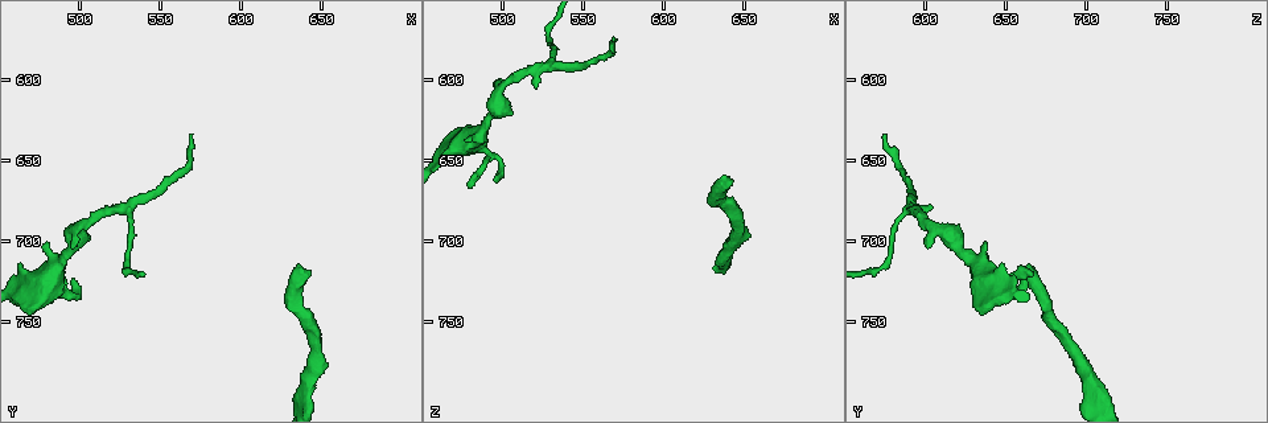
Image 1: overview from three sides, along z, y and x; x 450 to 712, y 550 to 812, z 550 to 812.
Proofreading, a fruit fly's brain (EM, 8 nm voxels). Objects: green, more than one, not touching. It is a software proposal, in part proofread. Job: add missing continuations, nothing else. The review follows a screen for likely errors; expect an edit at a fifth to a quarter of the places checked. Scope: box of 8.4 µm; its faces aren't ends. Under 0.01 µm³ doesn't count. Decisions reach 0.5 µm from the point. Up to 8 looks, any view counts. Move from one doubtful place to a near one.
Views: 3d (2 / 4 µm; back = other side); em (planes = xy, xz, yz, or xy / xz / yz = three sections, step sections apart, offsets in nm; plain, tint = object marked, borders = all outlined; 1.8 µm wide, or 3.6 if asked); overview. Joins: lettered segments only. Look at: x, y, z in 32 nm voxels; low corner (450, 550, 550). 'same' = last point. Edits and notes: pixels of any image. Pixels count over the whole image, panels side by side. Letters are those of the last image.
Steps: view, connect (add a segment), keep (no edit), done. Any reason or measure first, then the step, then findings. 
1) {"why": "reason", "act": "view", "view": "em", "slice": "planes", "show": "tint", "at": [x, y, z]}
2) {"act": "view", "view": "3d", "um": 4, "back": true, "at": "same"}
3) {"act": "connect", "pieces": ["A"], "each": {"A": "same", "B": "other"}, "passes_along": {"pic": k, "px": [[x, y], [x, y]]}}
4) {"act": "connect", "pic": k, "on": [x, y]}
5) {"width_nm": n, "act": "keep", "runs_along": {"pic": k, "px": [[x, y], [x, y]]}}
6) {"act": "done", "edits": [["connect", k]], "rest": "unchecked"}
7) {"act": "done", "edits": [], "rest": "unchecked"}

{"why": "tapers out", "act": "view", "view": "em", "slice": "planes", "show": "plain", "at": [570, 634, 574]}

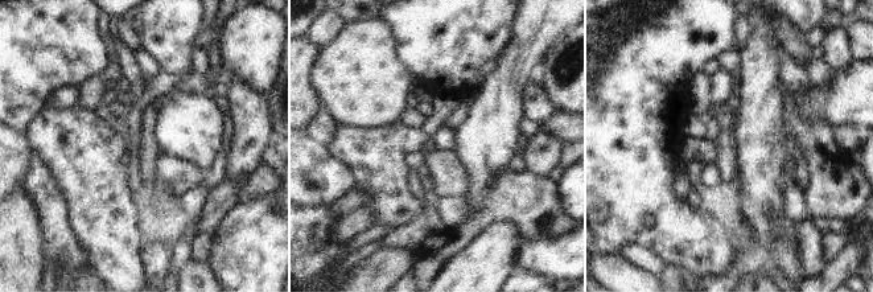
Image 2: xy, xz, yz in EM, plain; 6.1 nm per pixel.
{"act": "view", "view": "em", "slice": "planes", "show": "borders", "at": "same"}

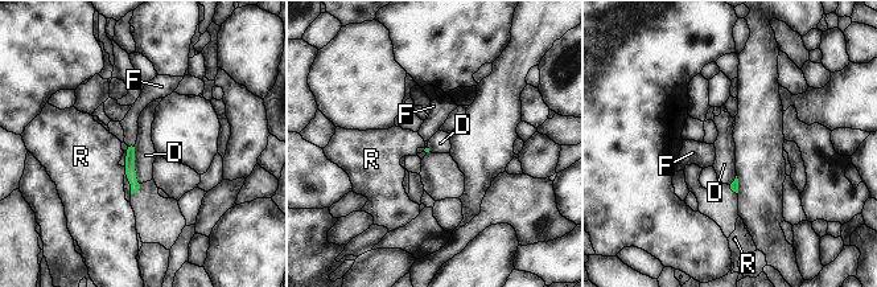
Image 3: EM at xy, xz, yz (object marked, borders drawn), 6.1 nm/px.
{"act": "connect", "pieces": ["F"], "each": {"D": "other", "F": "same", "R": "other"}, "passes_along": {"pic": 3, "px": [[131, 148], [131, 144], [130, 124]]}, "found": "the neuron continues"}

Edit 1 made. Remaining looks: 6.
{"why": "redraw", "act": "view", "view": "overview"}

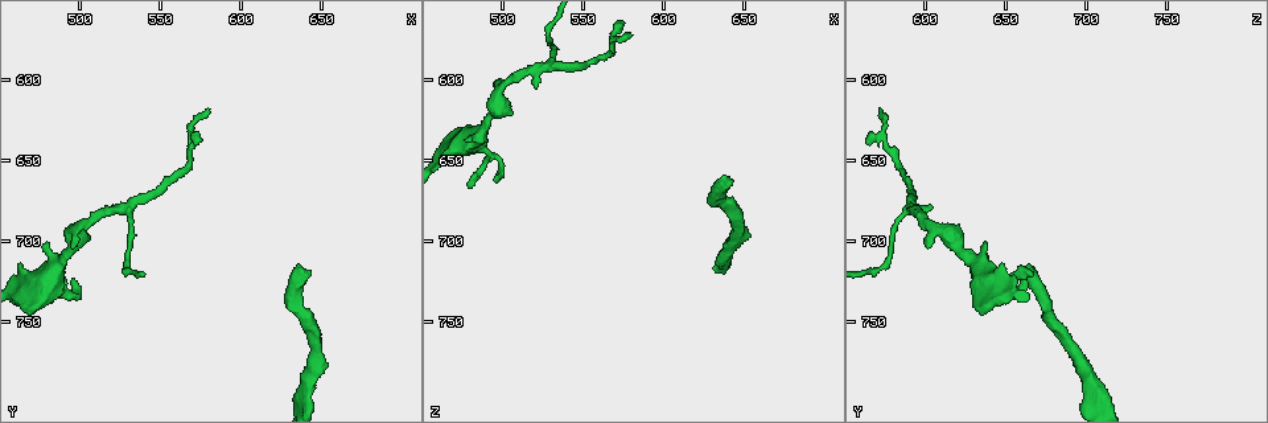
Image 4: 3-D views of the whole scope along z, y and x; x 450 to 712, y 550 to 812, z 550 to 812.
{"why": "end of a long branch", "act": "view", "view": "3d", "um": 2, "back": true, "at": [636, 718, 660]}

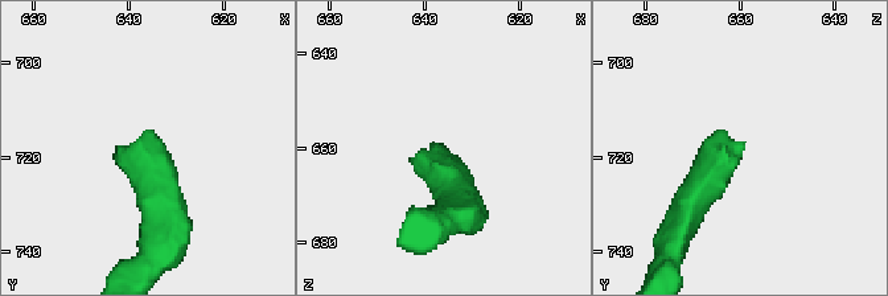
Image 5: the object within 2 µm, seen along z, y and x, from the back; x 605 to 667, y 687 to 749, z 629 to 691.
{"act": "view", "view": "em", "slice": "xy", "step": 4, "show": "borders", "at": [636, 717, 659]}

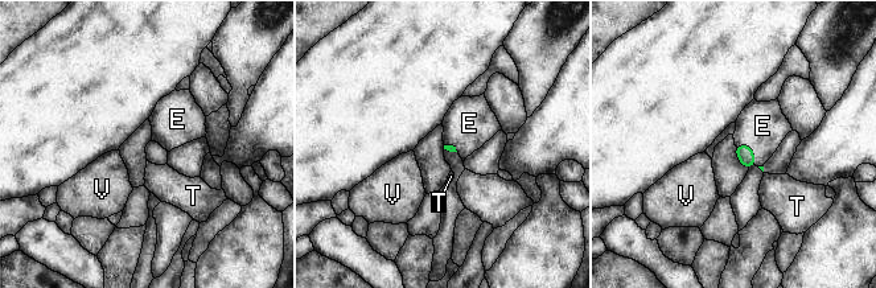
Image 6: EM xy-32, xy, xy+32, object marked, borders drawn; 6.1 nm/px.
{"longest_contact_nm": ["E", 180], "act": "connect", "pieces": ["E"], "each": {"E": "same", "T": "other", "V": "other"}, "found": "it goes on there"}

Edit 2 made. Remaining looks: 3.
{"why": "branch stops here", "act": "view", "view": "3d", "um": 4, "at": [494, 724, 660]}

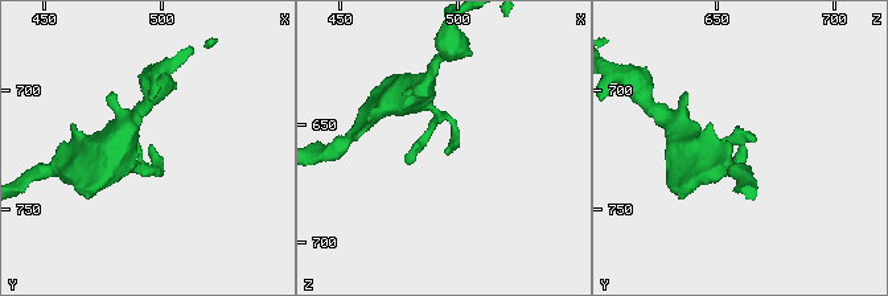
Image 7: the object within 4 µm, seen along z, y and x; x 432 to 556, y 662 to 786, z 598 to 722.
{"act": "view", "view": "em", "slice": "planes", "show": "borders", "at": [495, 724, 660]}

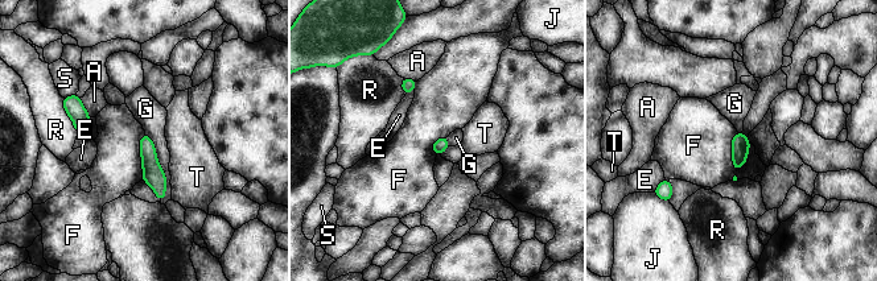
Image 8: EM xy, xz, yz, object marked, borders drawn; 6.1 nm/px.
{"act": "keep", "each": {"A": "other", "E": "other", "F": "other", "G": "other", "J": "other", "R": "other", "S": "other", "T": "other"}, "runs_along": {"pic": 8, "px": [[144, 139], [151, 170], [161, 197]]}, "found": "none of them fits"}

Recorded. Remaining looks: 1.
{"act": "done", "edits": [["connect", 3], ["connect", 6]], "rest": "unchecked"}

